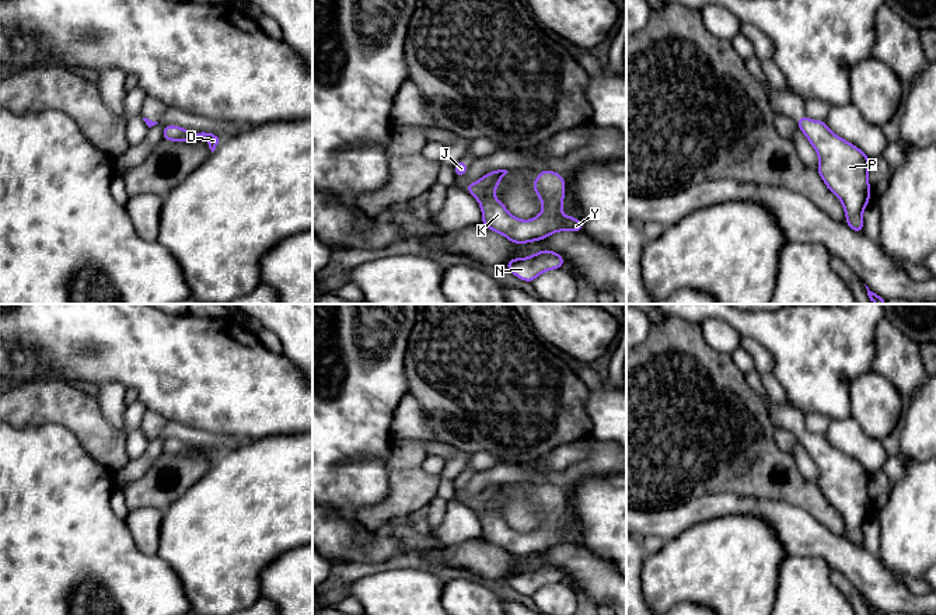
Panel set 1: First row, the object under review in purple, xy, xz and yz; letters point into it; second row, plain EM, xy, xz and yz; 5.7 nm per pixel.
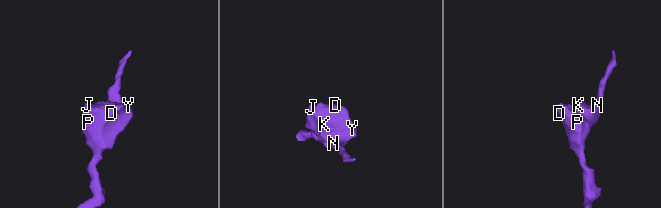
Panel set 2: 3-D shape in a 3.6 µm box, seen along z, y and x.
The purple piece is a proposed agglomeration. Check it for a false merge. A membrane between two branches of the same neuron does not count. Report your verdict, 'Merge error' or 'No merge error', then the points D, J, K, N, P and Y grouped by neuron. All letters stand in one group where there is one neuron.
No merge error. Groups: D J K N P Y

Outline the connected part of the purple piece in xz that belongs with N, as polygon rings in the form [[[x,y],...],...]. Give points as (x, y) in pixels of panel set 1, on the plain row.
[[[542,563],[527,572],[513,572],[504,580],[520,594],[532,597],[541,587],[559,583],[565,577],[565,572],[560,567]]]

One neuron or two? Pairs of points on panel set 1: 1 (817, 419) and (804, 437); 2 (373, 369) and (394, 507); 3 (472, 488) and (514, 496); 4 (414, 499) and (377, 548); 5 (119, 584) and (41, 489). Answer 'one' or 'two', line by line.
1: two
2: two
3: two
4: two
5: one

